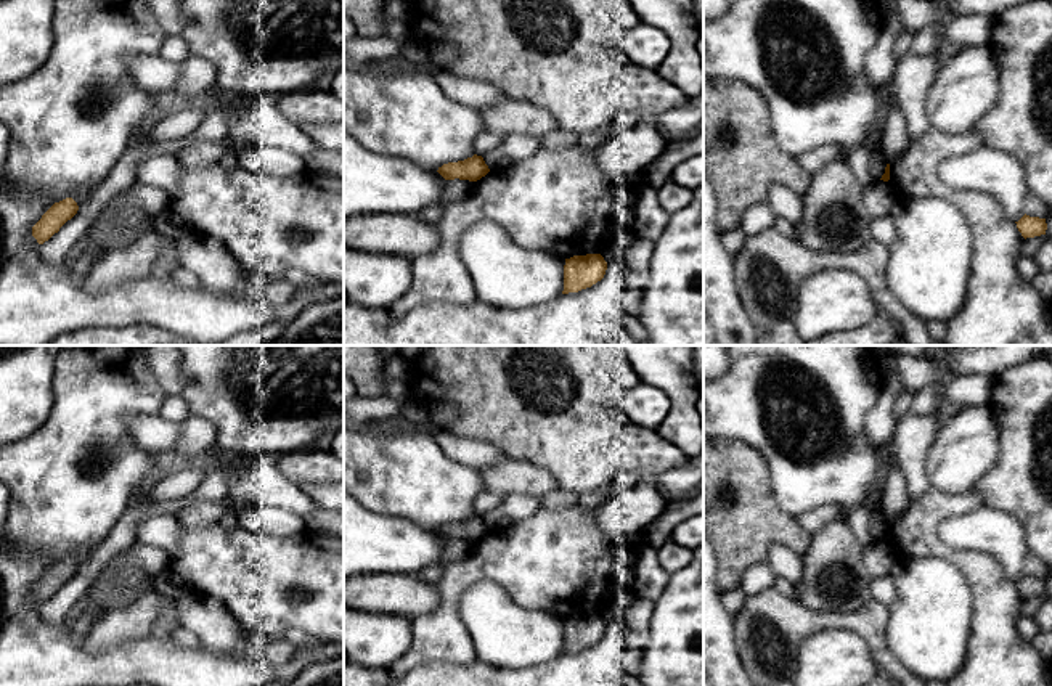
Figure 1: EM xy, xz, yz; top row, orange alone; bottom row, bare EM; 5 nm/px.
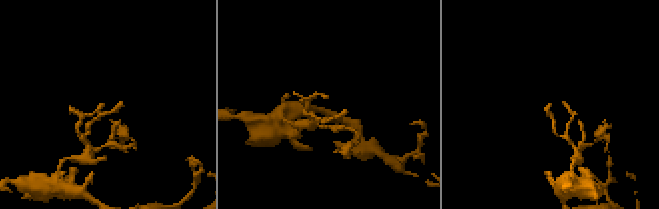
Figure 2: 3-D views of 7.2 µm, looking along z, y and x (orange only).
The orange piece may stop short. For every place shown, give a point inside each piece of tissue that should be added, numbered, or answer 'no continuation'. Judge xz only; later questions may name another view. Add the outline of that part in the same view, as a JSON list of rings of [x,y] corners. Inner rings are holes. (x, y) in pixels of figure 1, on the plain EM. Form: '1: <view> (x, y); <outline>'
no continuation

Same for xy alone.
no continuation

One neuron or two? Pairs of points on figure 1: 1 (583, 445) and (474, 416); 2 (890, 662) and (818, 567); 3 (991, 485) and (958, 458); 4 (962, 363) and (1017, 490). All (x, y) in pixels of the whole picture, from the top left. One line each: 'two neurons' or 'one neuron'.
1: one neuron
2: two neurons
3: two neurons
4: two neurons

